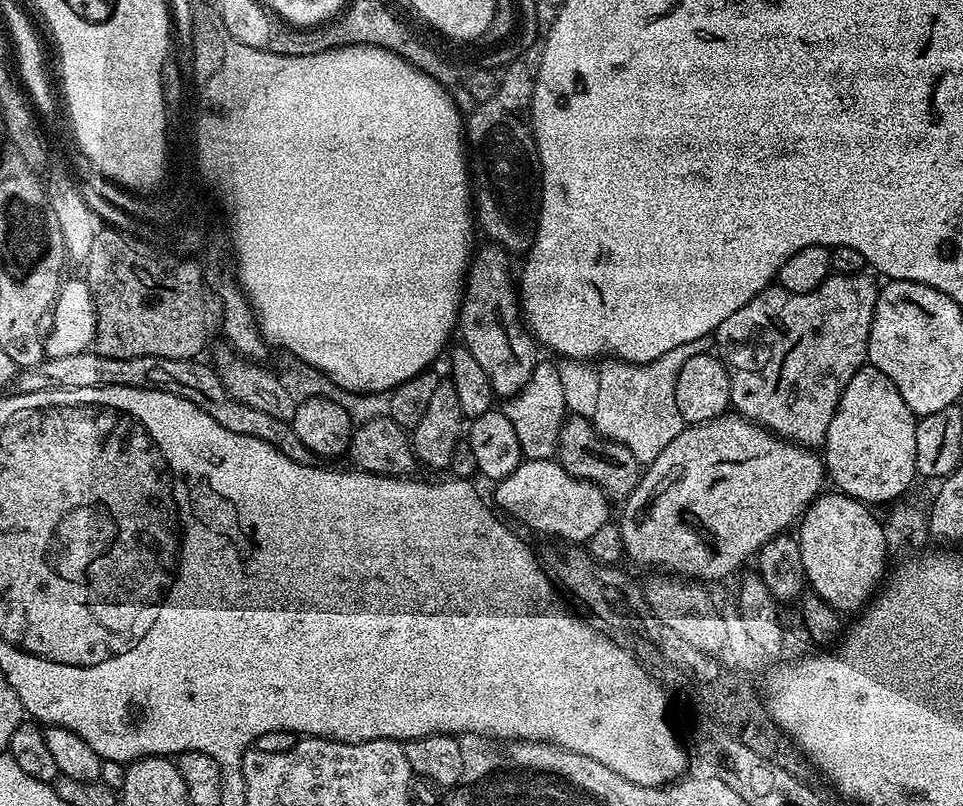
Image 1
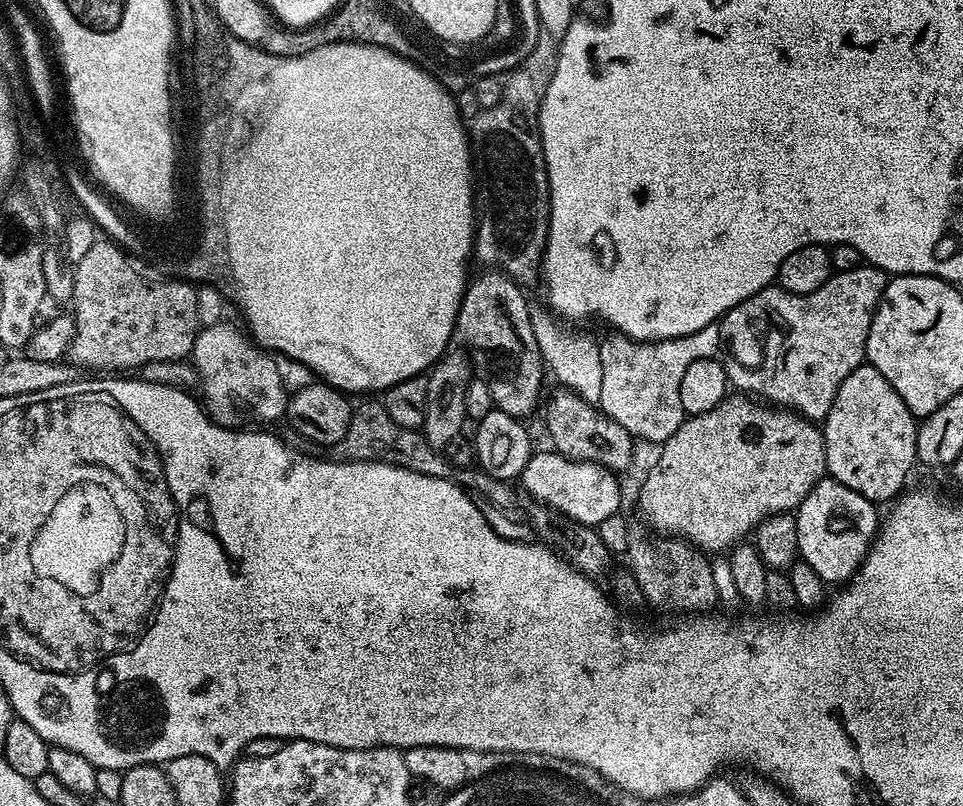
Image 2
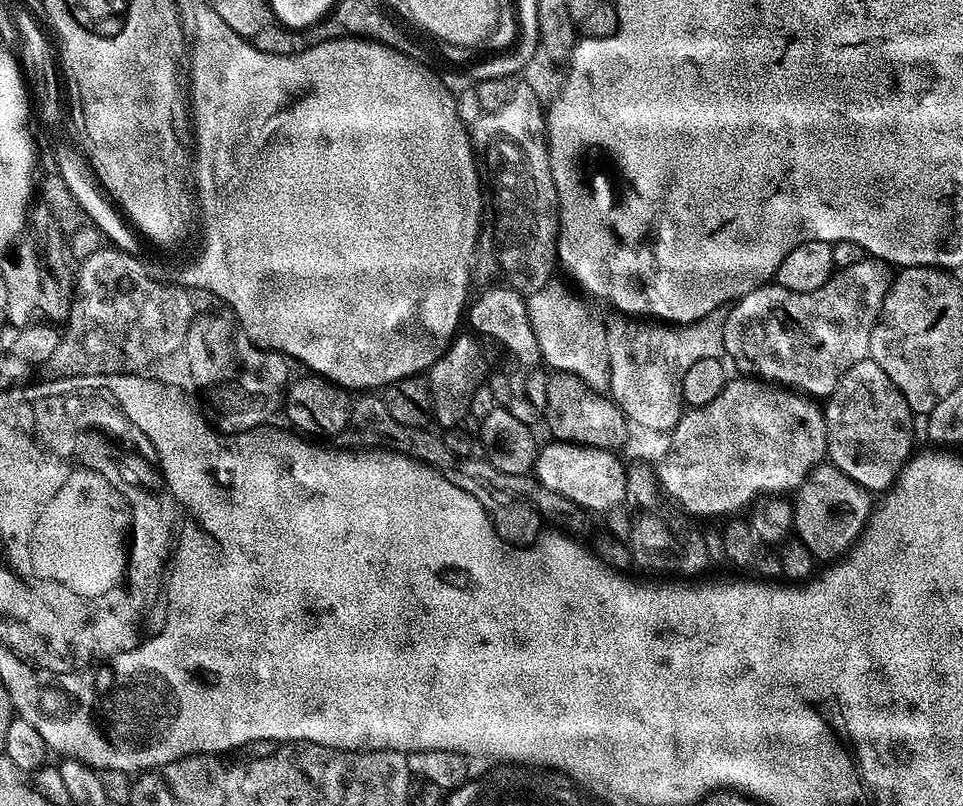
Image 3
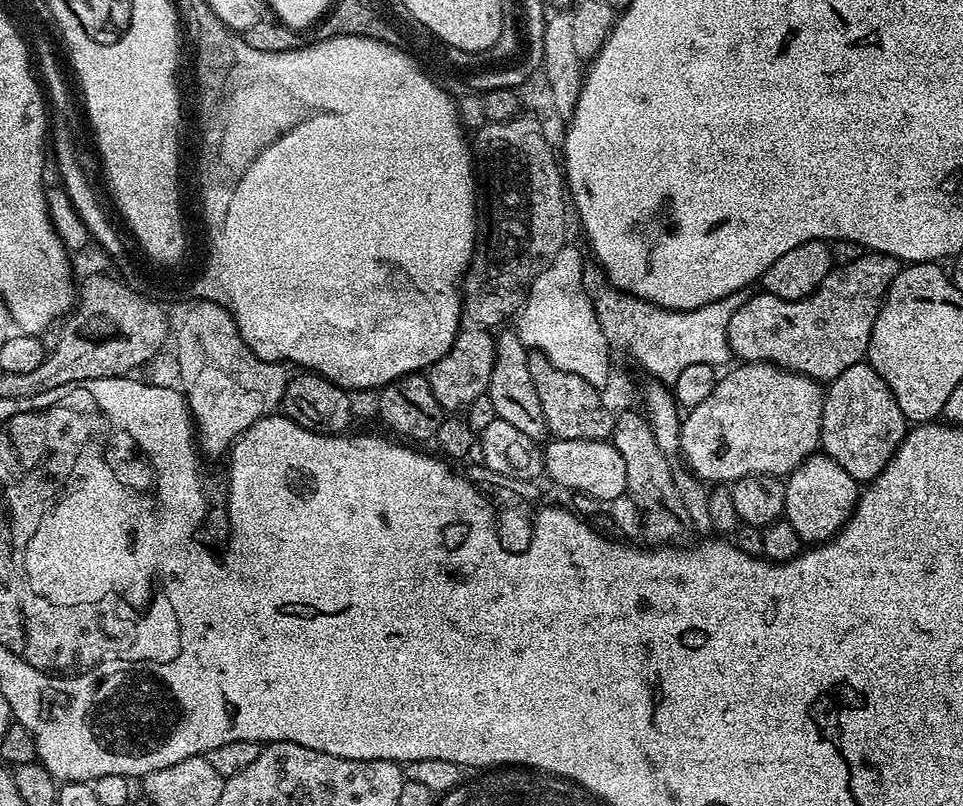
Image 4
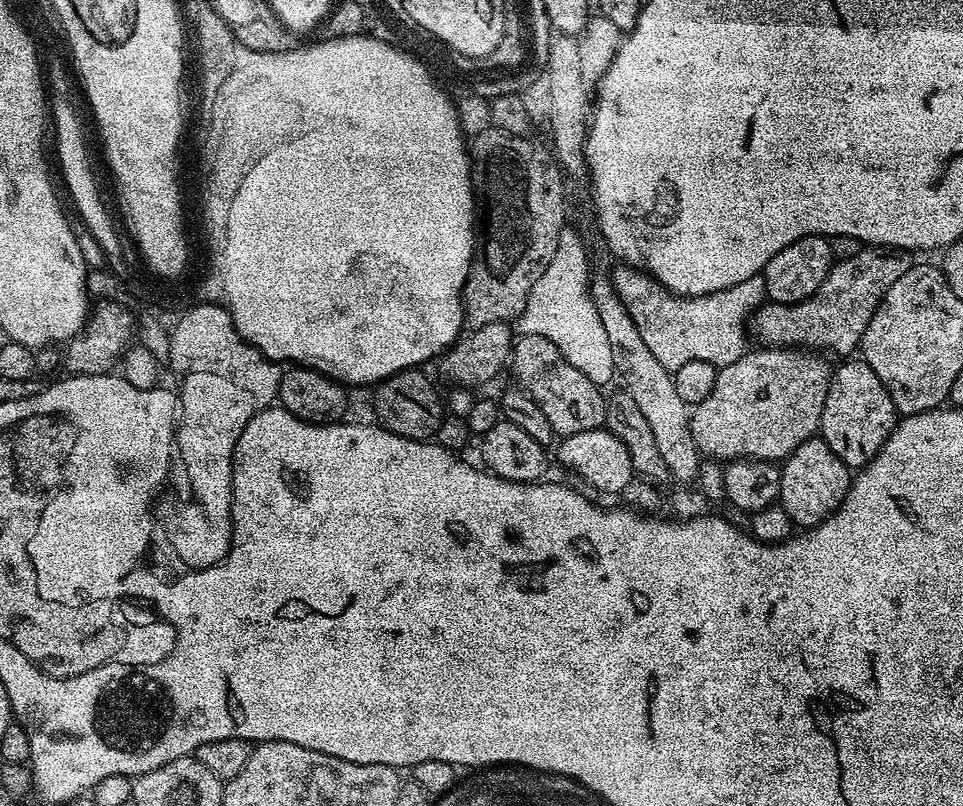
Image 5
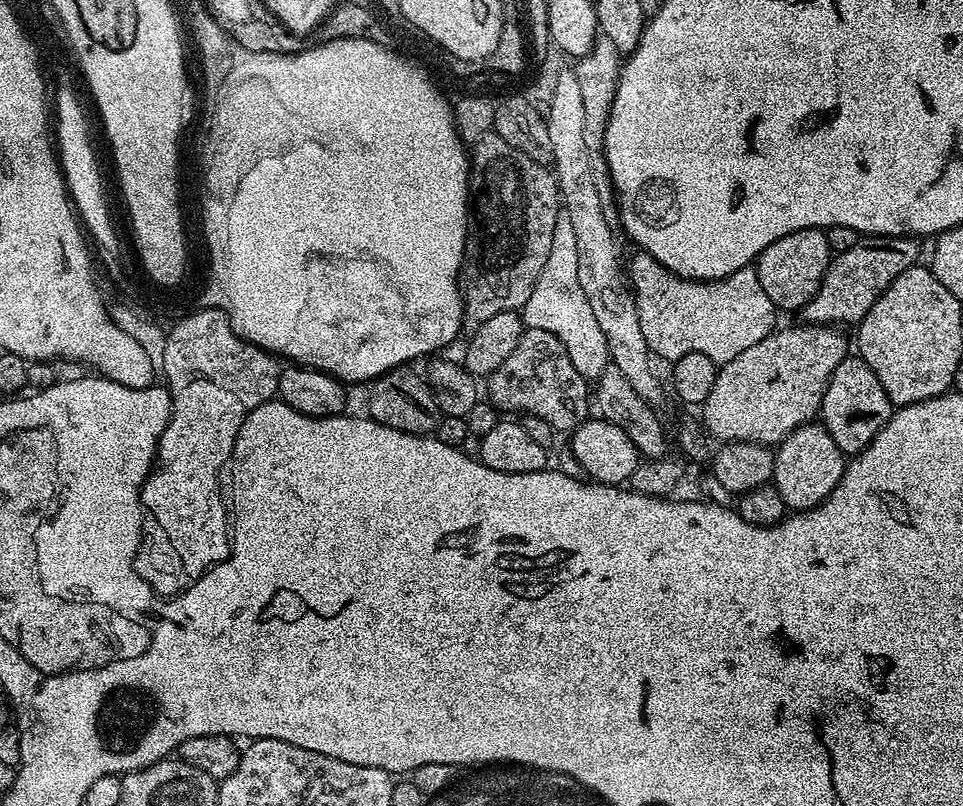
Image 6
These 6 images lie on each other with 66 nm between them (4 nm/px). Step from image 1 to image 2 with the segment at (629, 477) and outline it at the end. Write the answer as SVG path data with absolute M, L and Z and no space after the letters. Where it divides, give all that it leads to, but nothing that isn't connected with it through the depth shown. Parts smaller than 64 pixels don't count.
M563 386L548 400L548 413L544 420L548 423L551 447L557 452L573 458L602 458L603 463L617 474L623 474L632 464L633 436L618 422L604 415L595 403L584 401L576 392Z

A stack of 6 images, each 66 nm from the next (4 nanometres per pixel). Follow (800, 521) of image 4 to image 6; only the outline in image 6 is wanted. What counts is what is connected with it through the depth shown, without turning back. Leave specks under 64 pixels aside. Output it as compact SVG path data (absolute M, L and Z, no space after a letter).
M813 422L795 428L775 449L776 461L771 483L782 494L785 509L805 512L807 508L817 508L840 484L844 473L846 454L838 450L838 442L830 438L823 423Z

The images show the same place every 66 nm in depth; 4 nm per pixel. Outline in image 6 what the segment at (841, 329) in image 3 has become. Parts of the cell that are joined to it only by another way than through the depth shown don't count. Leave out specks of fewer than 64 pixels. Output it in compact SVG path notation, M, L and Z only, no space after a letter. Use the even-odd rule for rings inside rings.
M911 235L864 236L850 250L837 252L828 262L828 269L820 283L818 294L803 308L802 316L810 324L859 325L862 318L878 302L878 298L907 268L917 267L920 248ZM913 240L913 241L912 241Z

